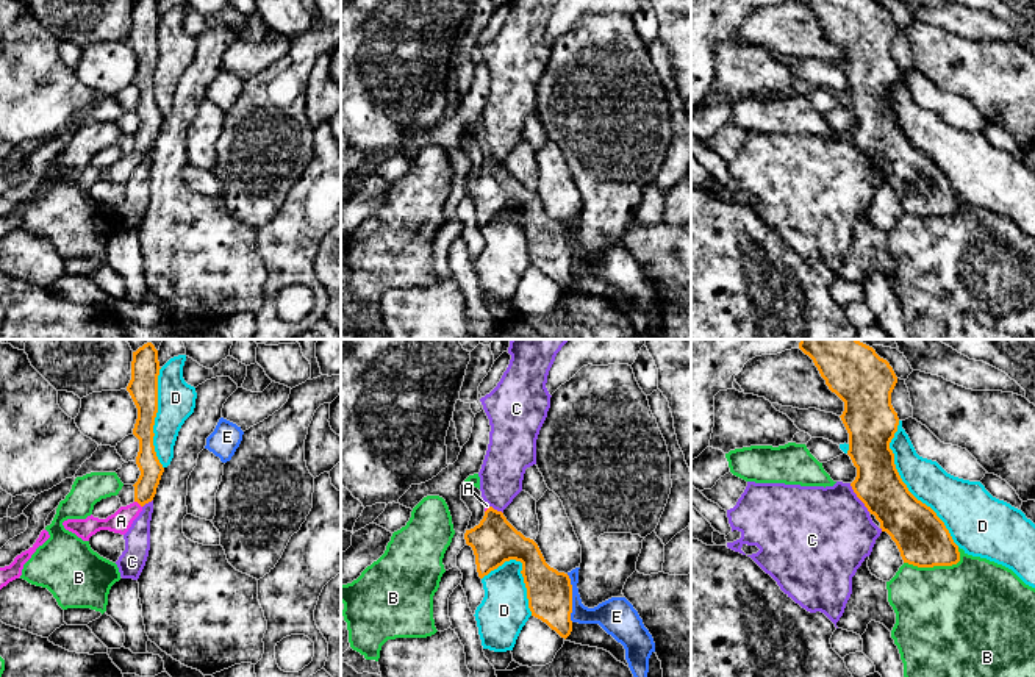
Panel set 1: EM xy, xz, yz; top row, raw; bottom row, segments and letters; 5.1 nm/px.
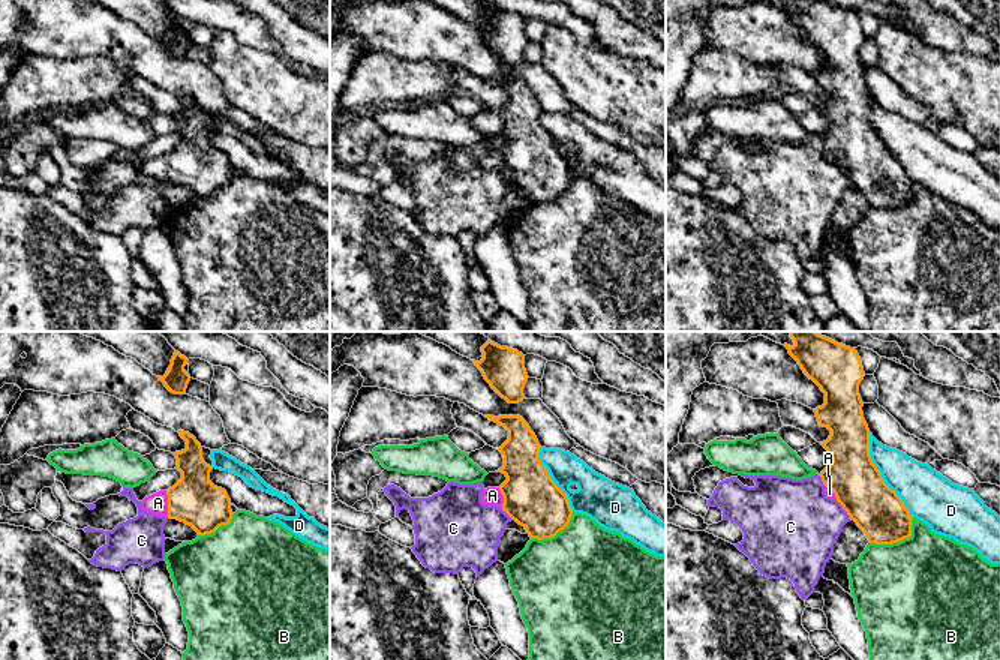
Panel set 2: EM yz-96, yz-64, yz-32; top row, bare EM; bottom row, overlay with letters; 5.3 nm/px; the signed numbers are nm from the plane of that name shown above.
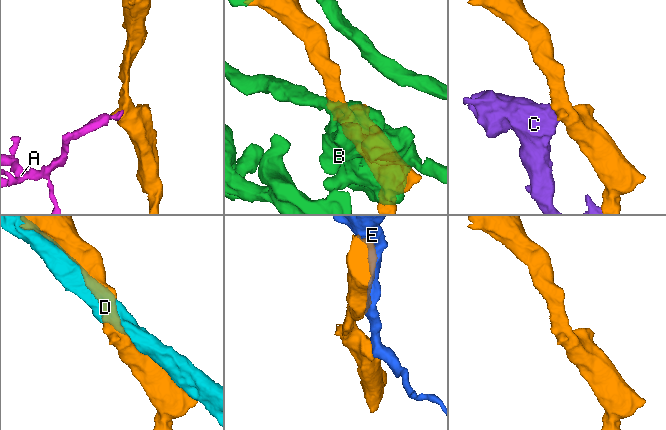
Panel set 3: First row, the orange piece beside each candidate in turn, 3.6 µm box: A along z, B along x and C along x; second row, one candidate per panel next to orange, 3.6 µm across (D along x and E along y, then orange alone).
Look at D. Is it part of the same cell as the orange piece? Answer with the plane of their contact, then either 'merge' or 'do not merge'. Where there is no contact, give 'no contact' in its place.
meets orange in yz; do not merge

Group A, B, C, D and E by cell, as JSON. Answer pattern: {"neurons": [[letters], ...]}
{"neurons": [["A"], ["B"], ["C"], ["D"], ["E"]]}

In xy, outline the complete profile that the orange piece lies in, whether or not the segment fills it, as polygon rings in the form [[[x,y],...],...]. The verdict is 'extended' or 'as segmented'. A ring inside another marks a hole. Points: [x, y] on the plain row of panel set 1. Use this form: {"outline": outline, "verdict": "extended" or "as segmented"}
{"outline": [[[136,0],[131,11],[131,30],[127,36],[136,58],[138,69],[133,84],[139,89],[139,102],[136,114],[141,125],[134,136],[134,152],[120,156],[106,169],[94,167],[67,169],[64,178],[75,183],[83,191],[89,191],[100,180],[109,180],[125,184],[133,170],[142,161],[142,156],[153,150],[161,125],[164,122],[153,95],[153,75],[158,63],[158,25],[159,25],[158,0]]], "verdict": "extended"}

